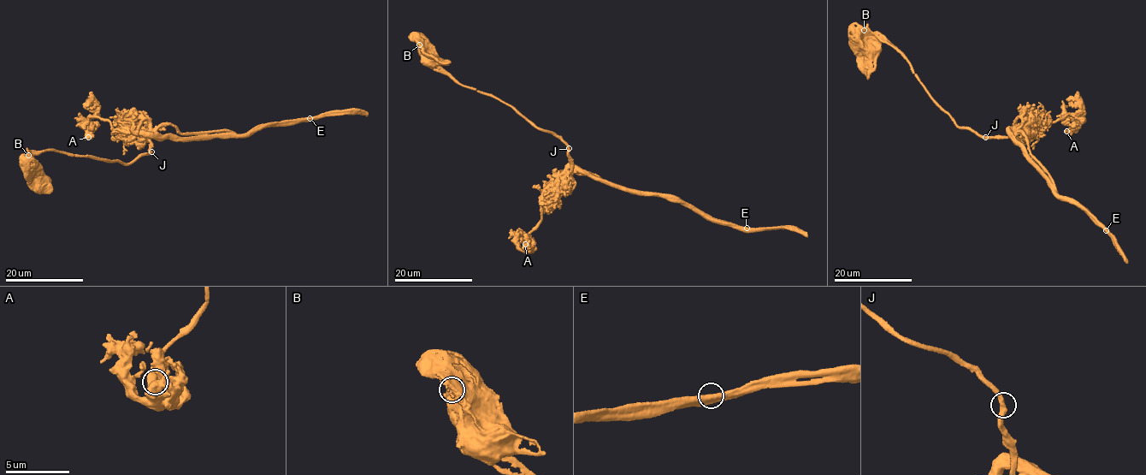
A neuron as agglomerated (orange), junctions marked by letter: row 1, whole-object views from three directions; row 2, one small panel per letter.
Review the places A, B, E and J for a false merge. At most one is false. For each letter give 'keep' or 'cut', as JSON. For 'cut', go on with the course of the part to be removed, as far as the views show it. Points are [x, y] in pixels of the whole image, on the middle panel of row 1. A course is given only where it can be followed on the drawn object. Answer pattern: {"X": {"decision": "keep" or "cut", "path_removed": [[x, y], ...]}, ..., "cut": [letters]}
{"A": {"decision": "keep"}, "B": {"decision": "keep"}, "E": {"decision": "cut", "path_removed": [[747, 228], [587, 171], [558, 175], [545, 189], [540, 221], [525, 250], [510, 229]]}, "J": {"decision": "keep"}, "cut": ["E"]}

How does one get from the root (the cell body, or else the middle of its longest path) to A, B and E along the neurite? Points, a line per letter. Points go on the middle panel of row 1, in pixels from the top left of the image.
A: (429, 56), (567, 146), (571, 170), (541, 201), (540, 221), (525, 244)
B: (429, 56), (419, 44)
E: (429, 56), (425, 60), (459, 83), (490, 93), (552, 131), (567, 146), (571, 171), (670, 194), (747, 228)

